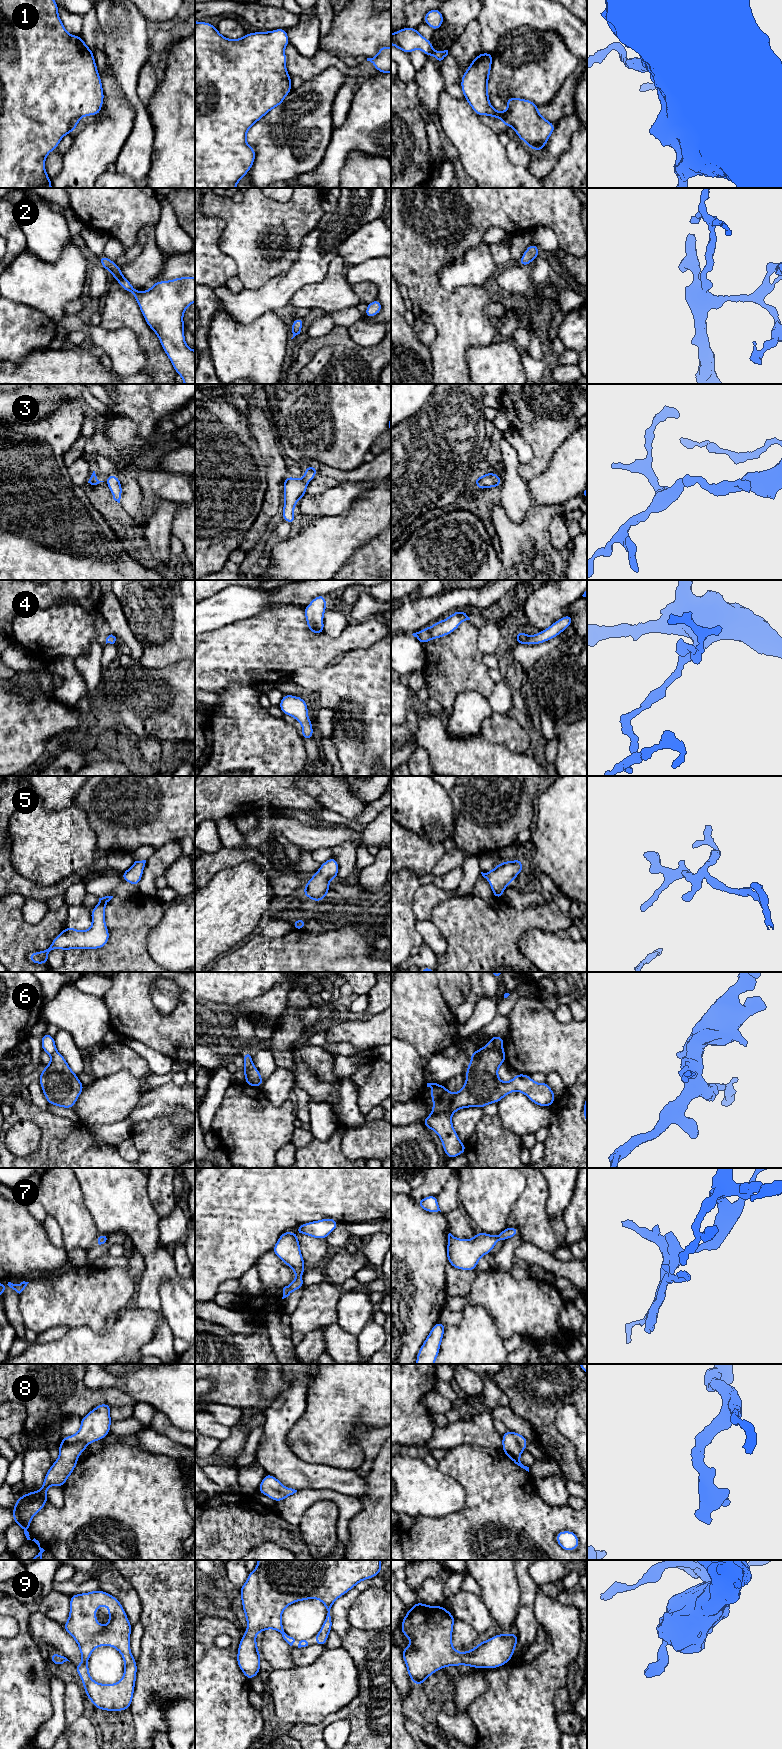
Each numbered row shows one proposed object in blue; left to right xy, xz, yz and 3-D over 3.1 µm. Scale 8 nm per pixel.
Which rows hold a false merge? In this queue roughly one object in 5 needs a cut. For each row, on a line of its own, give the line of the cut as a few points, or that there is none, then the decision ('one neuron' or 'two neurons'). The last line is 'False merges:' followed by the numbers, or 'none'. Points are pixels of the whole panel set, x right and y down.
1: cut none; one neuron
2: cut none; one neuron
3: cut none; one neuron
4: cut none; one neuron
5: cut none; one neuron
6: cut yz (502, 1048), (485, 1051), (472, 1061); two neurons
7: cut none; one neuron
8: cut none; one neuron
9: cut none; one neuron
False merges: 6

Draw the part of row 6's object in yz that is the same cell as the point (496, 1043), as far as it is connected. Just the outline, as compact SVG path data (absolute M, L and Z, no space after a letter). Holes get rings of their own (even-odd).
M493 1035L492 1039L481 1049L473 1051L471 1060L479 1059L485 1052L503 1049L504 1038L498 1035Z

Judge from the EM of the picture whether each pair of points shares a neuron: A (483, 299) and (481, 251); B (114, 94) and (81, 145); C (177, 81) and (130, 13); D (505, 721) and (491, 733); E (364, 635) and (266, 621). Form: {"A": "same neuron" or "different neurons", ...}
{"A": "different neurons", "B": "same neuron", "C": "different neurons", "D": "same neuron", "E": "same neuron"}

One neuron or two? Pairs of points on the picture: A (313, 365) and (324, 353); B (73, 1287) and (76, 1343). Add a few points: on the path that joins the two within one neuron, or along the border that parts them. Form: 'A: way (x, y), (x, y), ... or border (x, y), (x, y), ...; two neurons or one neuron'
A: way (316, 362), (322, 356); one neuron
B: border (69, 1328), (89, 1326), (98, 1332); two neurons

